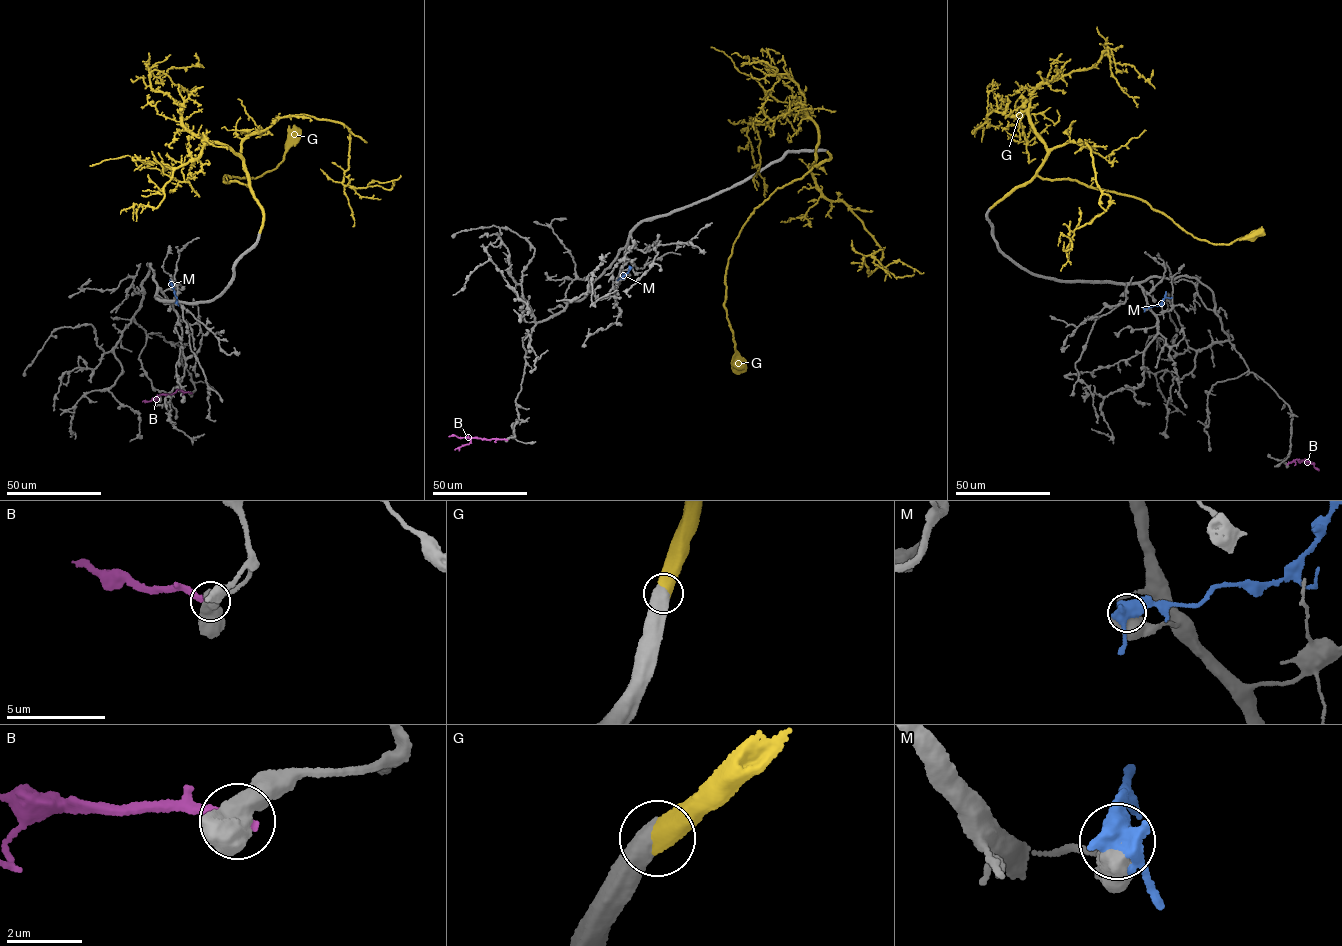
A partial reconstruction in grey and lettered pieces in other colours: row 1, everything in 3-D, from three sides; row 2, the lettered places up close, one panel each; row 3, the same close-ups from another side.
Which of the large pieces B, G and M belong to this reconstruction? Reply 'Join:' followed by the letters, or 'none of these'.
Join: G

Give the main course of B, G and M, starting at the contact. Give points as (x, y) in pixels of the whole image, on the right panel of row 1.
B: (1287, 464), (1296, 459), (1312, 463)
G: (990, 208), (1033, 177), (1053, 148), (1086, 142), (1110, 205), (1070, 231), (1070, 241), (1059, 238)
M: (1144, 308), (1172, 297)

